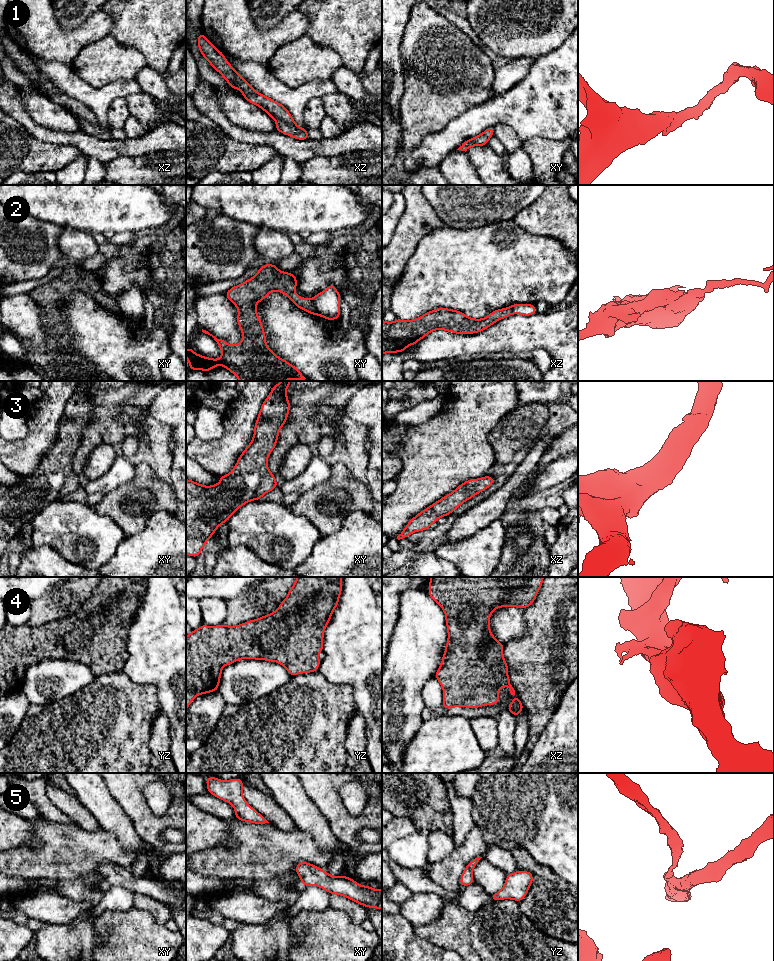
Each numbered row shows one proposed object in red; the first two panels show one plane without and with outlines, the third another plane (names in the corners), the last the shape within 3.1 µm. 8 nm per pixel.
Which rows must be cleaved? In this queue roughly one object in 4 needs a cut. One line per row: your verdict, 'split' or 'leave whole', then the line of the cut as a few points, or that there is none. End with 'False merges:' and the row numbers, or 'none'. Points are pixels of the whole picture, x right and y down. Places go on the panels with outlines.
1: leave whole; cut none
2: split; cut xy (311, 301), (318, 314)
3: leave whole; cut none
4: leave whole; cut none
5: leave whole; cut none
False merges: 2

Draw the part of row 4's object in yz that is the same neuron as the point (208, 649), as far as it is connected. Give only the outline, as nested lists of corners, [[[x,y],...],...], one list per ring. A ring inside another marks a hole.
[[[297,577],[288,596],[273,613],[240,625],[210,627],[203,624],[193,630],[186,636],[186,710],[196,696],[218,691],[224,665],[244,658],[277,662],[287,669],[291,677],[316,672],[321,662],[318,654],[323,651],[324,630],[338,606],[341,592],[342,577]]]

